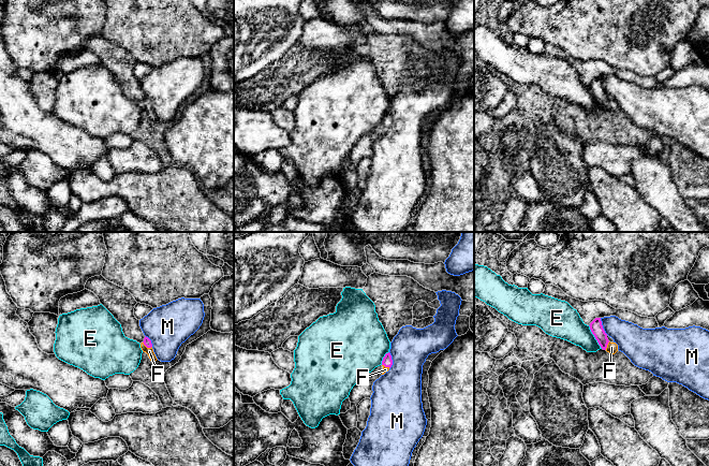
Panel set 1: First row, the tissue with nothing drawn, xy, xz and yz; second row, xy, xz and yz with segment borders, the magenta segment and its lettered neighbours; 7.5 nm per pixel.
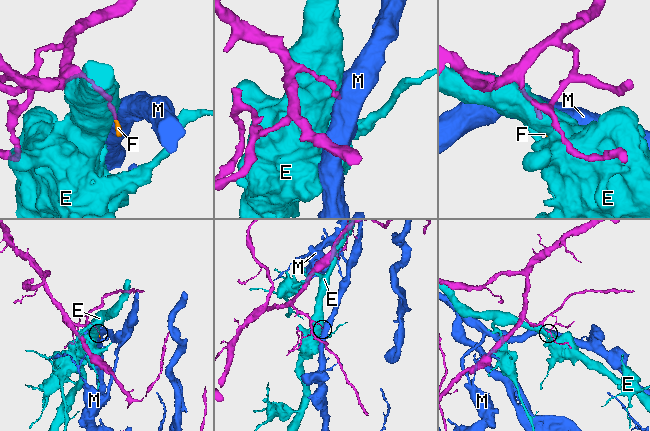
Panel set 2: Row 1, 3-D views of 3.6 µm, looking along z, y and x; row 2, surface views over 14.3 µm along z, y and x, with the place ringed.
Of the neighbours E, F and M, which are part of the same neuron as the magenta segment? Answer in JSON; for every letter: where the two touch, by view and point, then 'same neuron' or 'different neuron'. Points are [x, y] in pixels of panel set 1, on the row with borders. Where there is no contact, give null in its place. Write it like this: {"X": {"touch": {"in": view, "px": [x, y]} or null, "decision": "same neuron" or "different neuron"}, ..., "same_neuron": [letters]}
{"E": {"touch": {"in": "yz", "px": [594, 336]}, "decision": "different neuron"}, "F": {"touch": {"in": "xy", "px": [147, 347]}, "decision": "same neuron"}, "M": {"touch": {"in": "yz", "px": [602, 326]}, "decision": "different neuron"}, "same_neuron": ["F"]}

